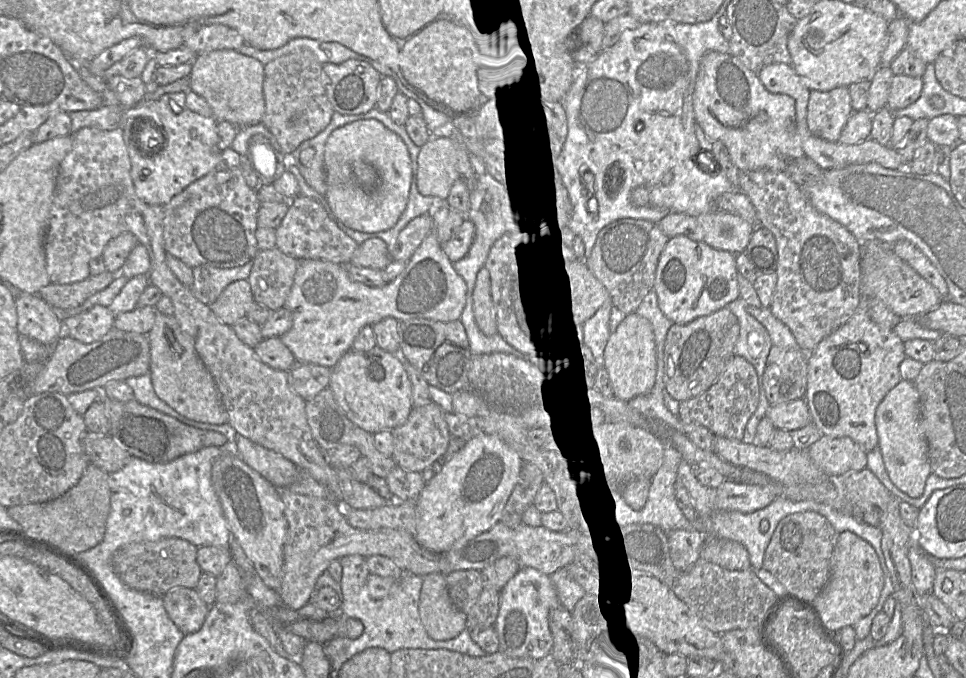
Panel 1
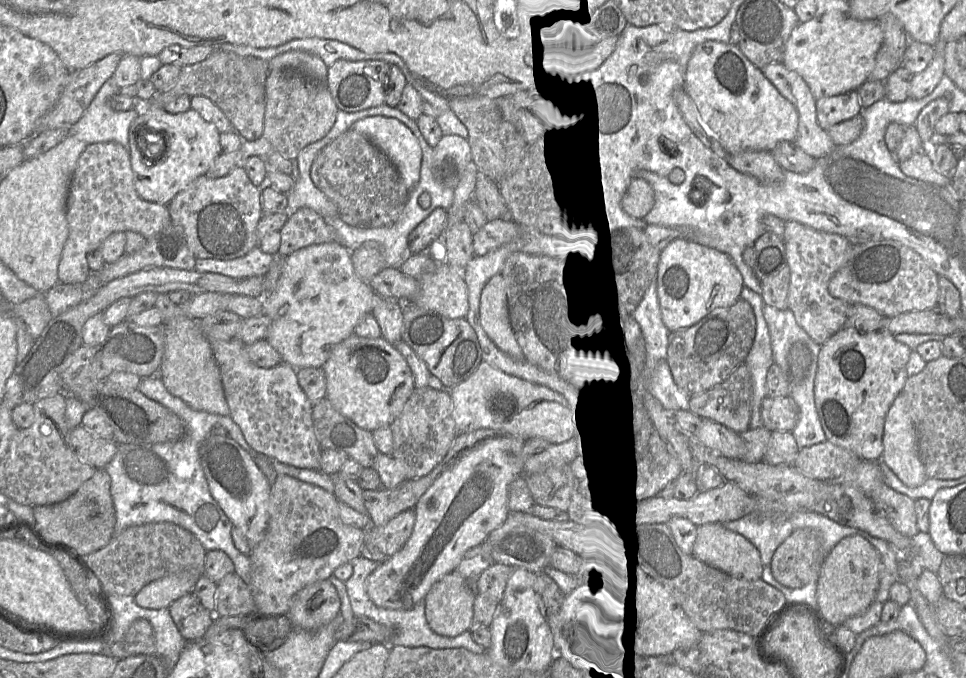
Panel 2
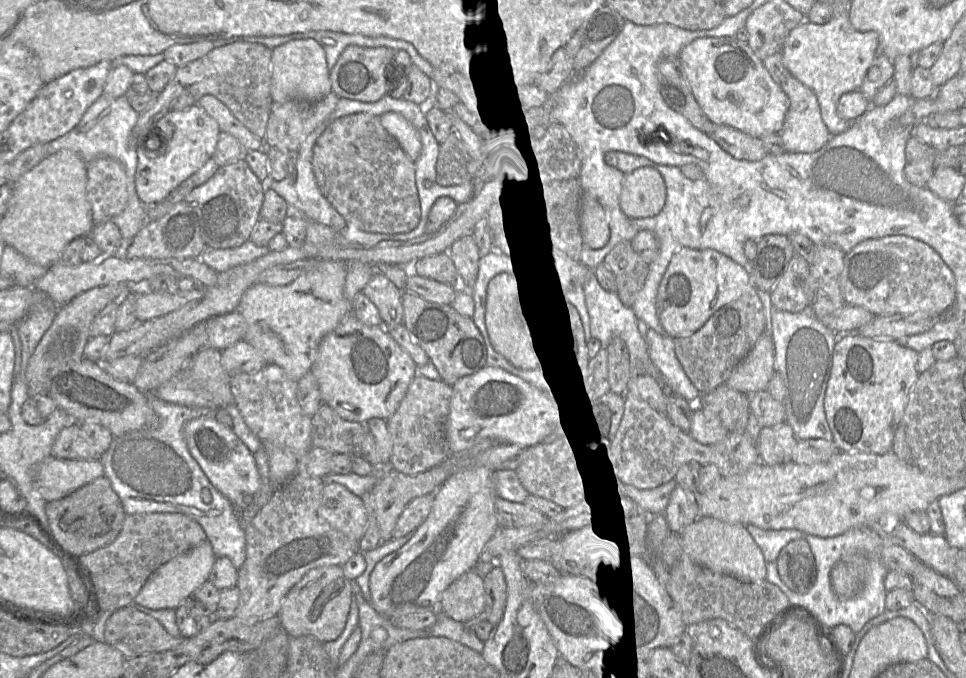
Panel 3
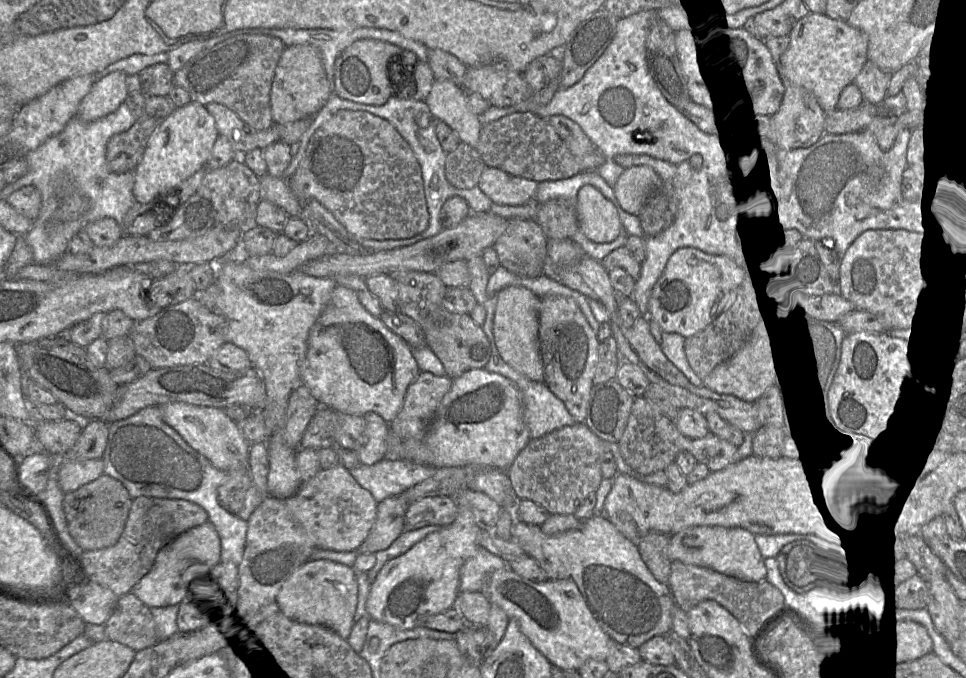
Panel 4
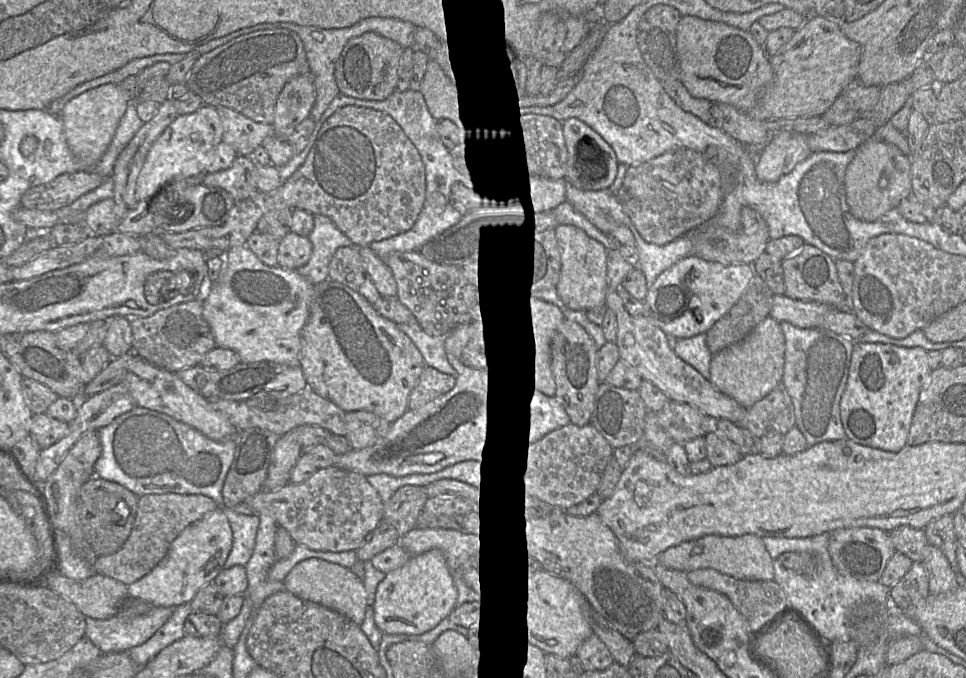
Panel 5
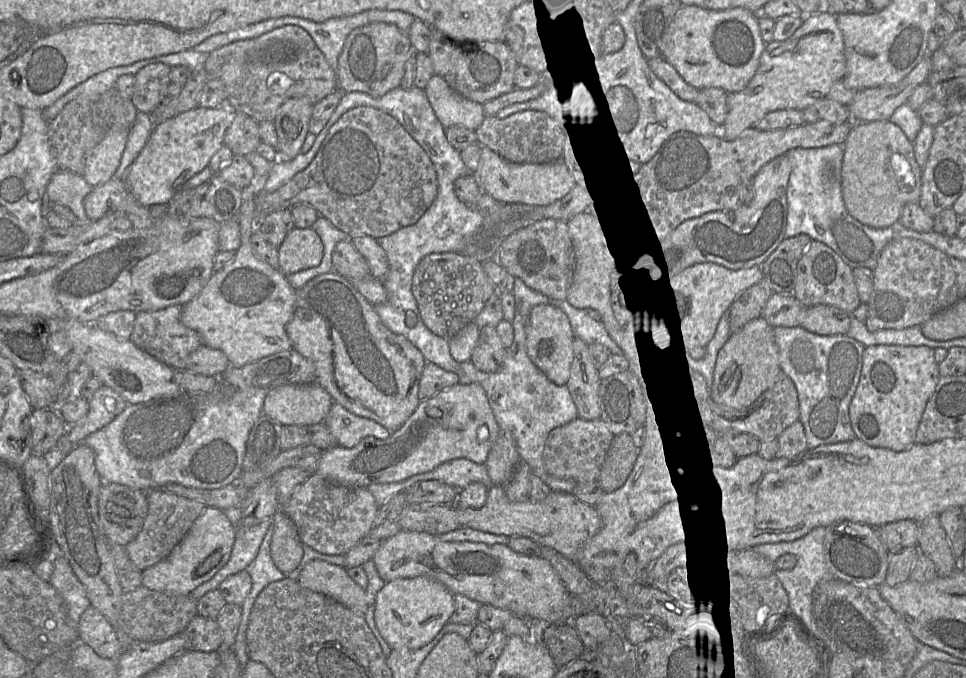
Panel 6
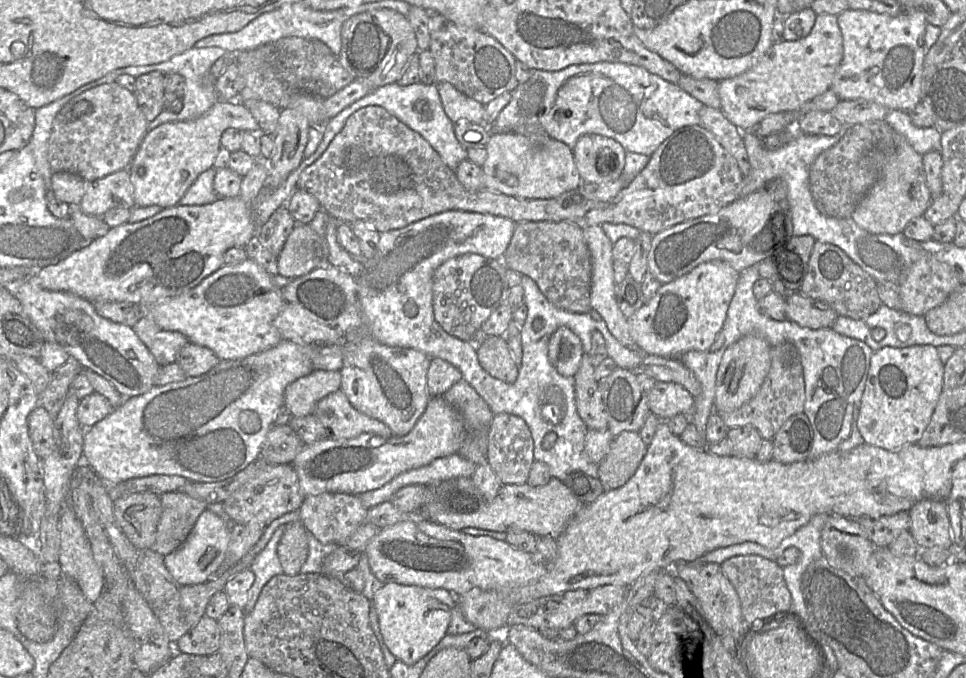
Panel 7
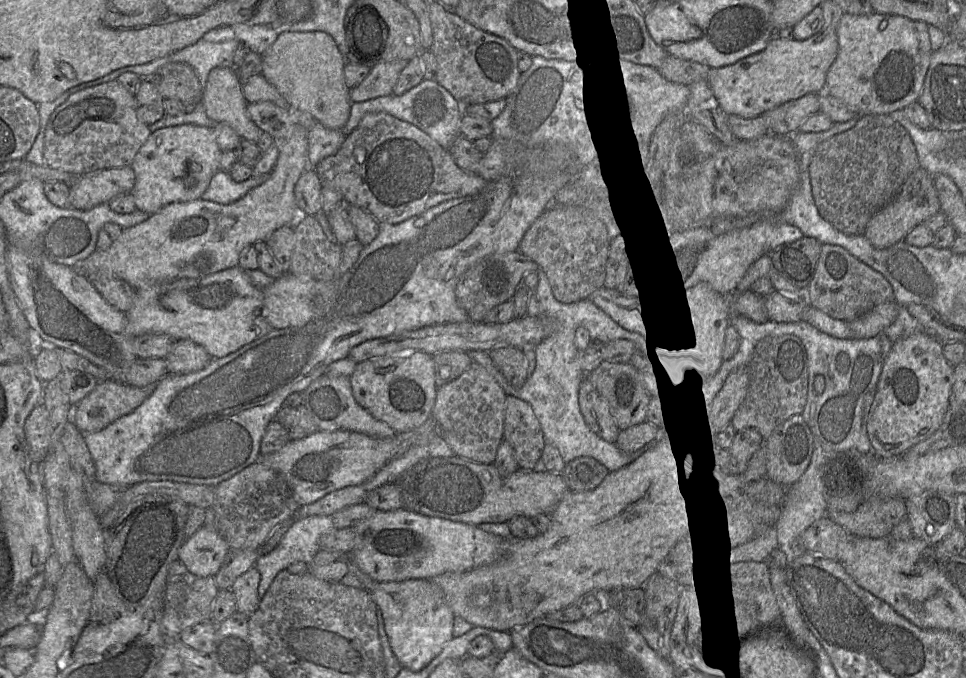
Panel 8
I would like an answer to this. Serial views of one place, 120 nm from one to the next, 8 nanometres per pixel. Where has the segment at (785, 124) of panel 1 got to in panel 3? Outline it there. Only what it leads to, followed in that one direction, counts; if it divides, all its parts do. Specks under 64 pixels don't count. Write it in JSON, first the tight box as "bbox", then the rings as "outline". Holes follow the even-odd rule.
{"bbox":[679,37,789,137],"outline":[[[703,37],[687,44],[679,54],[693,96],[707,119],[752,137],[779,133],[789,99],[774,82],[747,42],[735,37]]]}

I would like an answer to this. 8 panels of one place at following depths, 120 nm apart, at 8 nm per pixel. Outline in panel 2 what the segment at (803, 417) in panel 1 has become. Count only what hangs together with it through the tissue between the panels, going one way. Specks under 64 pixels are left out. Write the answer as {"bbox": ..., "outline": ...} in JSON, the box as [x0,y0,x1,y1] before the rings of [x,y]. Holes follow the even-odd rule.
{"bbox":[761,396,798,432],"outline":[[[766,396],[761,406],[763,426],[771,432],[792,432],[798,421],[798,407],[791,397]]]}

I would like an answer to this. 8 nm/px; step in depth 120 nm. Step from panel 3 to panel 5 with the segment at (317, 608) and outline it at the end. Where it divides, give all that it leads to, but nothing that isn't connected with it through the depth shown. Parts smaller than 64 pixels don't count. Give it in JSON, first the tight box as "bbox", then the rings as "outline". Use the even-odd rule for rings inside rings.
{"bbox":[282,558,367,625],"outline":[[[308,558],[298,562],[282,583],[285,590],[303,600],[333,609],[358,625],[363,622],[367,607],[366,591],[363,582],[350,568],[321,558]]]}

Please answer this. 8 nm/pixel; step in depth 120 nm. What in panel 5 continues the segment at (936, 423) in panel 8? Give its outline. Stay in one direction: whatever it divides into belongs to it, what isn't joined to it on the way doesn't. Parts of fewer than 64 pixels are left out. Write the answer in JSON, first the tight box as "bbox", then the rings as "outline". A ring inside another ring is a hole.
{"bbox":[840,342,931,452],"outline":[[[855,342],[846,387],[840,400],[840,417],[846,438],[867,447],[899,452],[907,445],[919,395],[927,385],[931,372],[927,351],[922,347],[898,347],[883,343]]]}

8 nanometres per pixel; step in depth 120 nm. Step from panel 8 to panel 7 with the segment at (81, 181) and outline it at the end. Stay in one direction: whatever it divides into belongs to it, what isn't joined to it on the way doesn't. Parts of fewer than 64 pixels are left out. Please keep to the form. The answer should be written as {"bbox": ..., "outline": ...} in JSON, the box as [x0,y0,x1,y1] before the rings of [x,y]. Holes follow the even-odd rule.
{"bbox":[79,169,136,217],"outline":[[[127,169],[87,182],[85,193],[79,204],[84,214],[96,217],[102,217],[116,206],[129,209],[136,207],[134,186]]]}

